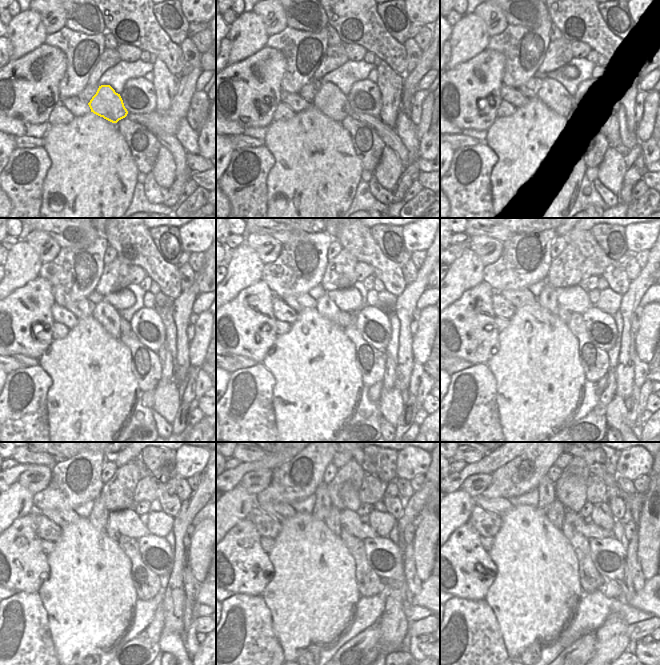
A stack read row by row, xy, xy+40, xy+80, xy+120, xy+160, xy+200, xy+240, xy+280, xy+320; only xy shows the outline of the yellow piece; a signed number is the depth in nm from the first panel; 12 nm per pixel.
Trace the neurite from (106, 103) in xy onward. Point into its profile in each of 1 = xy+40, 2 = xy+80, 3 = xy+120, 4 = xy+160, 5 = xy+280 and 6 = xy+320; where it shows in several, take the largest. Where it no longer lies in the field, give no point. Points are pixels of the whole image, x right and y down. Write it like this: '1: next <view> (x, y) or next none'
1: next xy+40 (330, 100)
2: next xy+80 (553, 94)
3: next xy+120 (104, 313)
4: next xy+160 (326, 307)
5: next xy+280 (322, 508)
6: next xy+320 (546, 488)

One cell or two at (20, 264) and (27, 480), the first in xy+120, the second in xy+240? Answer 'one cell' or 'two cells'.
two cells

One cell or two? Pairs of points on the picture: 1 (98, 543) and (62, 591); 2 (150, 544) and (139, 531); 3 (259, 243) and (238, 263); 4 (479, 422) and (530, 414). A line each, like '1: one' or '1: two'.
1: one
2: two
3: two
4: two

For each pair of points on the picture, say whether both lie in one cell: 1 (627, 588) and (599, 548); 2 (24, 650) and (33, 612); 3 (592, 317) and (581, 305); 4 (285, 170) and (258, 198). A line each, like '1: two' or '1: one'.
1: one
2: one
3: two
4: two

